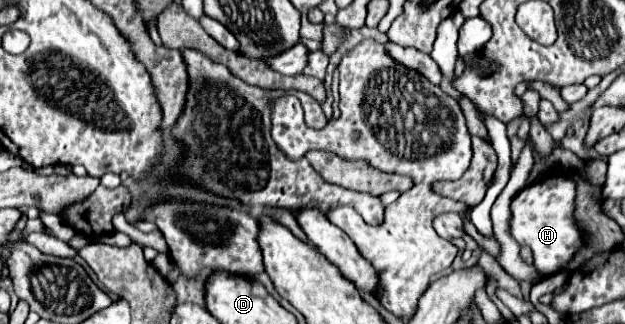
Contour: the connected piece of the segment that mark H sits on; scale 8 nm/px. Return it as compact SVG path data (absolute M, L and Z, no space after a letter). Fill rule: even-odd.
M559 165L551 167L535 183L521 189L511 201L509 235L521 245L533 251L533 265L543 275L555 275L569 265L575 253L585 245L583 229L575 219L575 189L577 181L573 175Z

